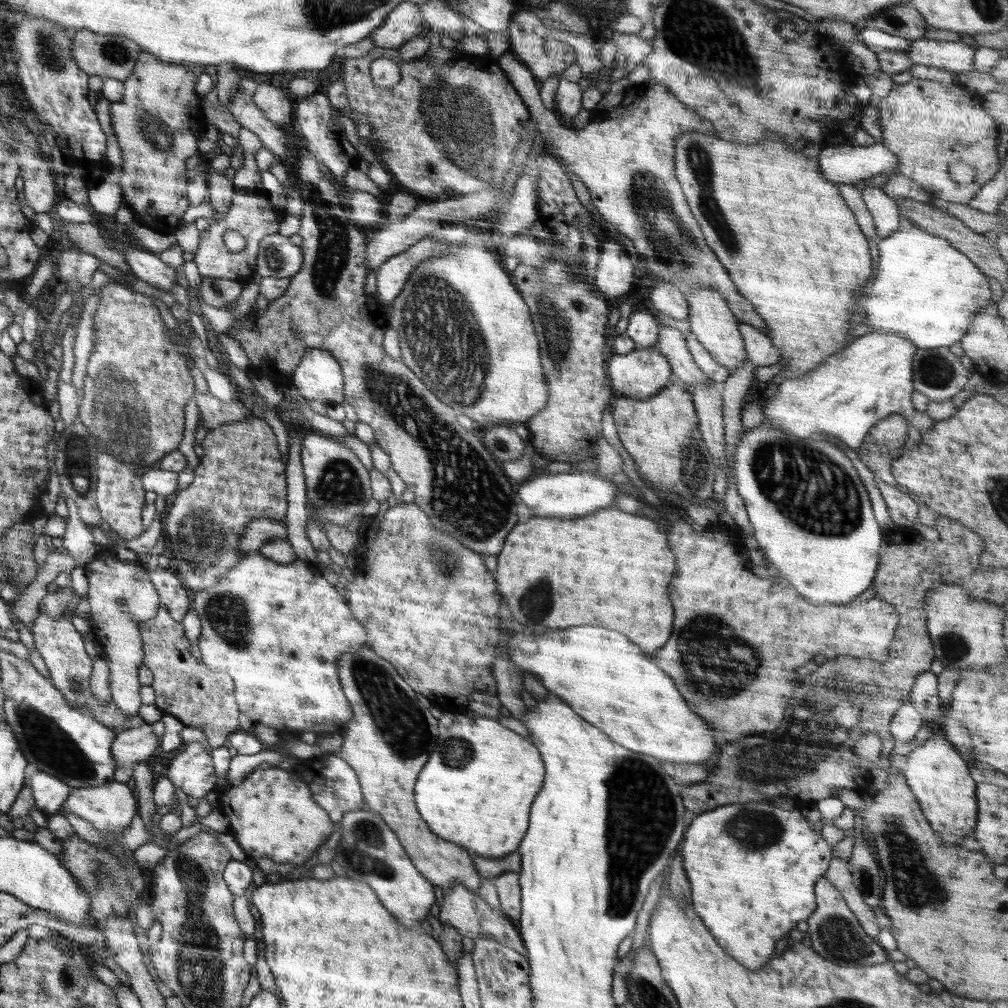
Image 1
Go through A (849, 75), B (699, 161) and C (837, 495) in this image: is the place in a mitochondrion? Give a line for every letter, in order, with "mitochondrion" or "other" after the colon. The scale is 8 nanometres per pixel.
A: other
B: mitochondrion
C: mitochondrion

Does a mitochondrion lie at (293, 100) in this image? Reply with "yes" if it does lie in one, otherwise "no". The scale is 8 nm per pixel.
no

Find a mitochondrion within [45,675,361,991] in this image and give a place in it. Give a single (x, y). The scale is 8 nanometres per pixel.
(101, 874)

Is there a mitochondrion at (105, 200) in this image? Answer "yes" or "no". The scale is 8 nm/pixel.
no

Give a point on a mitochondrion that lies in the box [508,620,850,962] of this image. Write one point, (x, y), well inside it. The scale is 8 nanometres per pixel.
(631, 850)

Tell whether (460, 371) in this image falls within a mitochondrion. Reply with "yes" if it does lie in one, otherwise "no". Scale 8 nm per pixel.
yes

